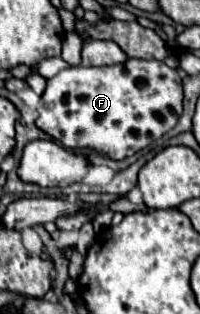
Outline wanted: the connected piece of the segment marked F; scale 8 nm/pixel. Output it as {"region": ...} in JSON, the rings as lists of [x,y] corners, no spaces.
{"region":[[[127,59],[117,65],[101,65],[101,67],[85,67],[71,65],[63,69],[59,75],[47,79],[45,91],[41,95],[39,105],[35,107],[37,119],[35,125],[45,131],[55,143],[65,149],[93,149],[113,161],[121,161],[125,157],[135,155],[145,149],[167,131],[171,131],[177,119],[183,115],[183,73],[181,69],[171,69],[165,61],[157,59]]]}

